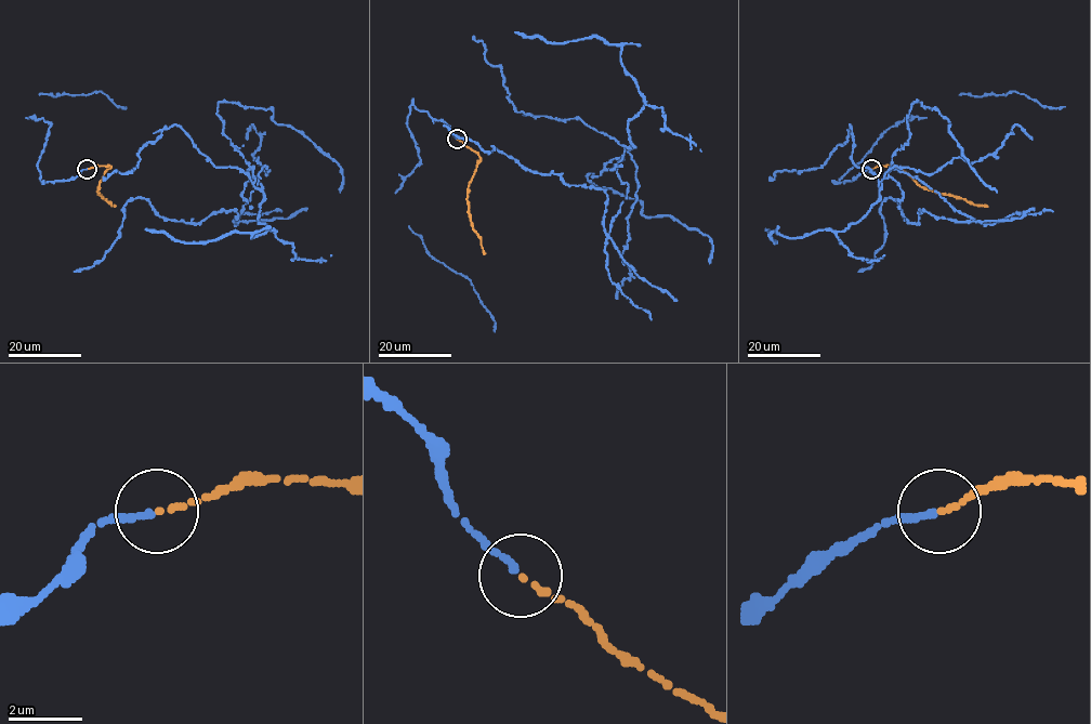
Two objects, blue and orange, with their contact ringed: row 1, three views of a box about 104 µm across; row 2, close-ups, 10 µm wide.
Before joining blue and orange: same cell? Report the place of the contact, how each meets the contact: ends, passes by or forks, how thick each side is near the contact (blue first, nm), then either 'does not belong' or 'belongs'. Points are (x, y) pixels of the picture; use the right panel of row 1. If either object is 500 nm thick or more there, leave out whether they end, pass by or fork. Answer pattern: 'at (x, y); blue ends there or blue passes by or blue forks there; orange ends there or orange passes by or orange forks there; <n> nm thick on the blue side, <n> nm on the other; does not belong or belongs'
at (871, 169); blue ends there; orange ends there; 180 nm thick on the blue side, 160 nm on the other; belongs

